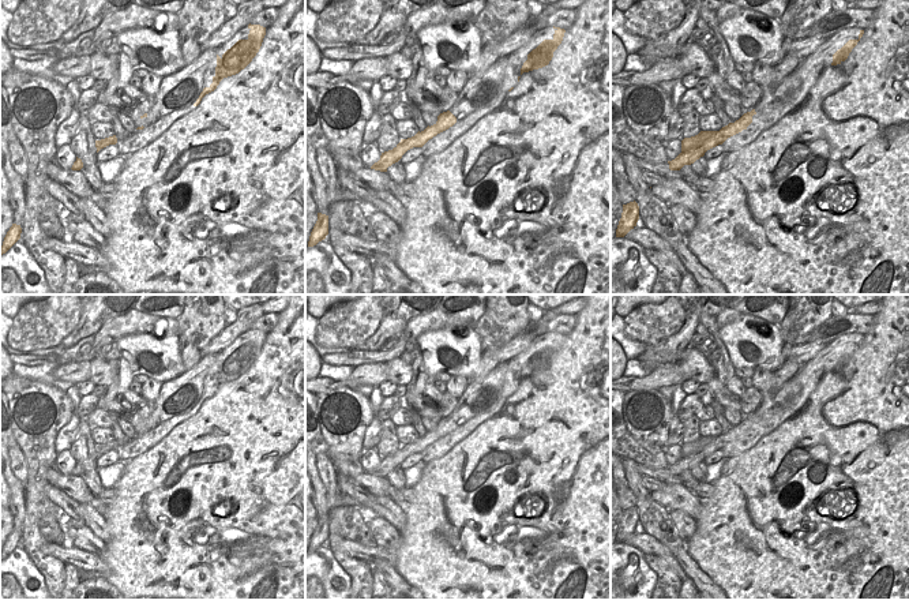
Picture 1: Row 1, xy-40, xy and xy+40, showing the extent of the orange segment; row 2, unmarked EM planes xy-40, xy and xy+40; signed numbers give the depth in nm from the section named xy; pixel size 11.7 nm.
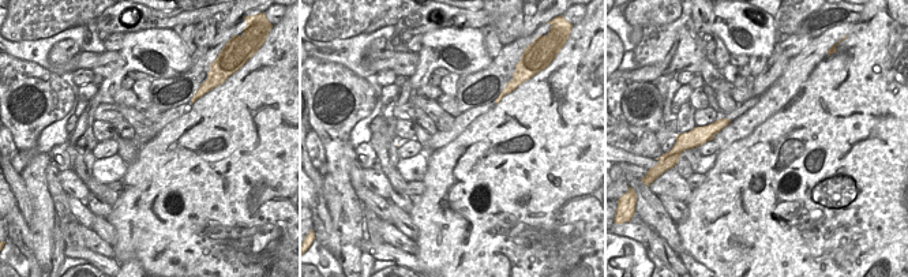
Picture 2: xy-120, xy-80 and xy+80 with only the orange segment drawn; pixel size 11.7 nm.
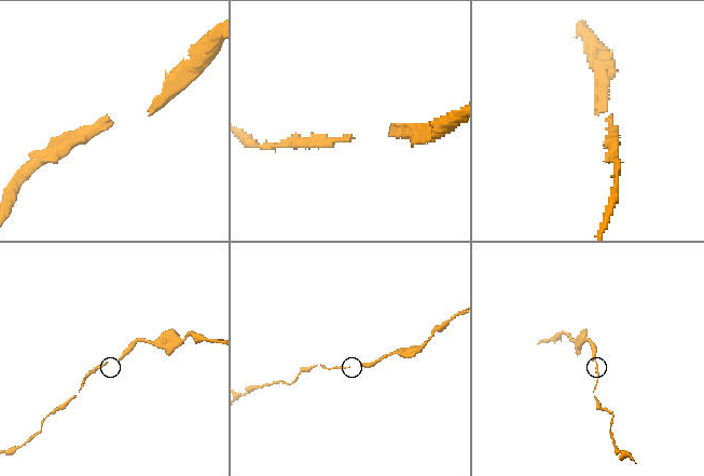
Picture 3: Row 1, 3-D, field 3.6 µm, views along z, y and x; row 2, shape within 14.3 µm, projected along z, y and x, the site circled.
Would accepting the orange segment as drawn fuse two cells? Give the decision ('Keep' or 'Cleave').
Keep.

